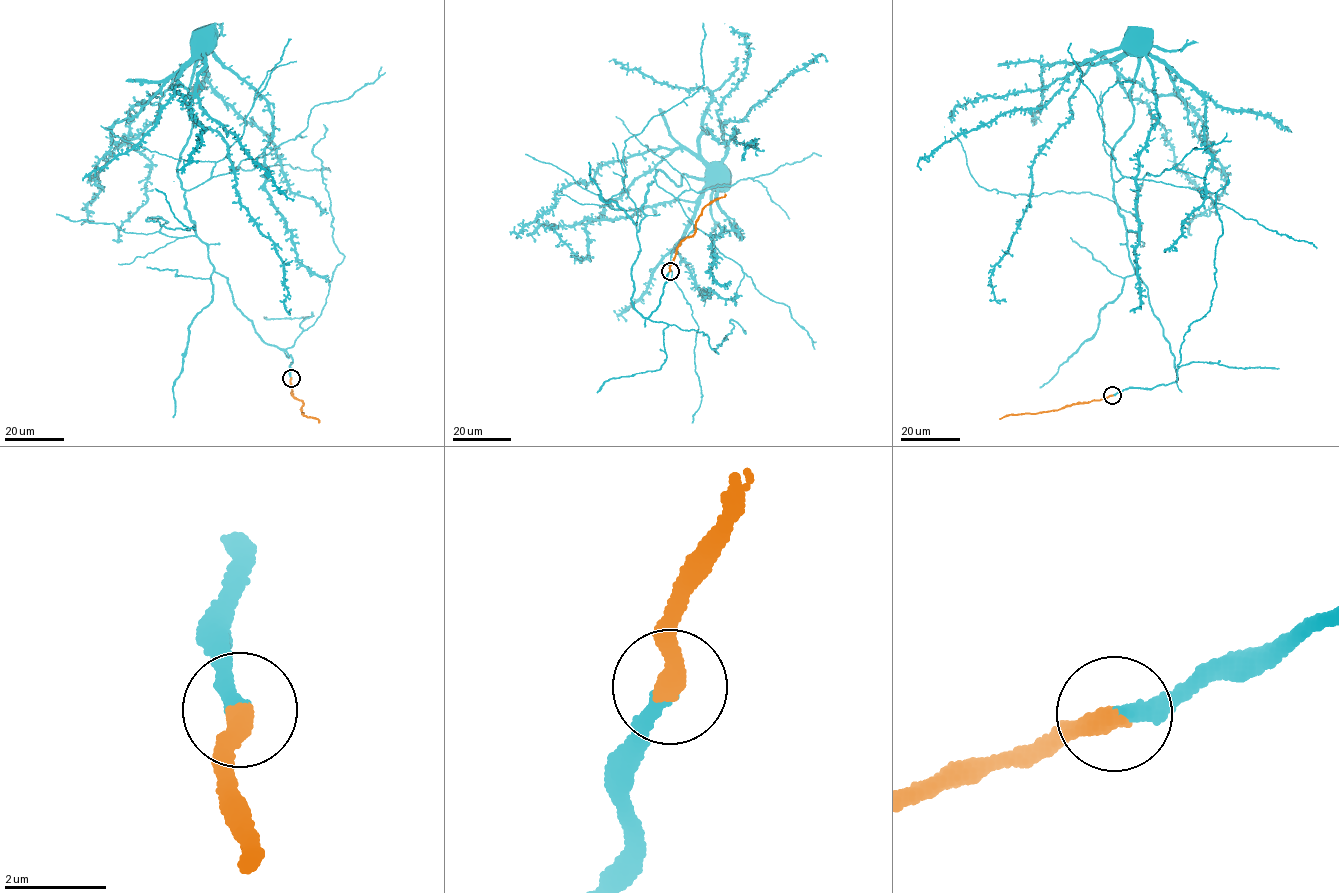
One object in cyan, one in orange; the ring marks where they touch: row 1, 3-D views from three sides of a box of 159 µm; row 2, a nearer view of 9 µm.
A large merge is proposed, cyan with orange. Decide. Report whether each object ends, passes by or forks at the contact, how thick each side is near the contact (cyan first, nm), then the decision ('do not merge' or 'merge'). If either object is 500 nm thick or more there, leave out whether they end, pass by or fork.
cyan ends there; orange ends there; 320 nm thick on the cyan side, 400 nm on the other; merge

